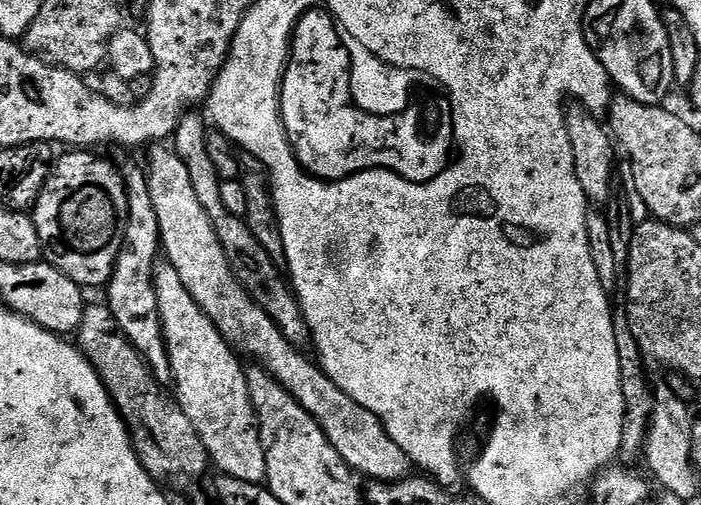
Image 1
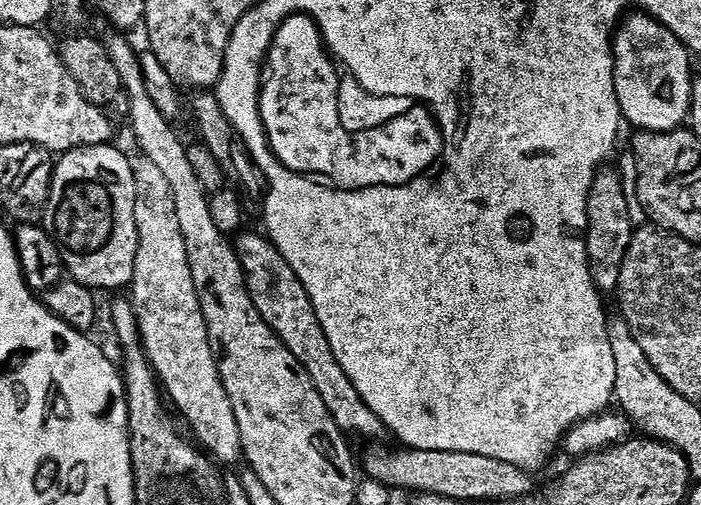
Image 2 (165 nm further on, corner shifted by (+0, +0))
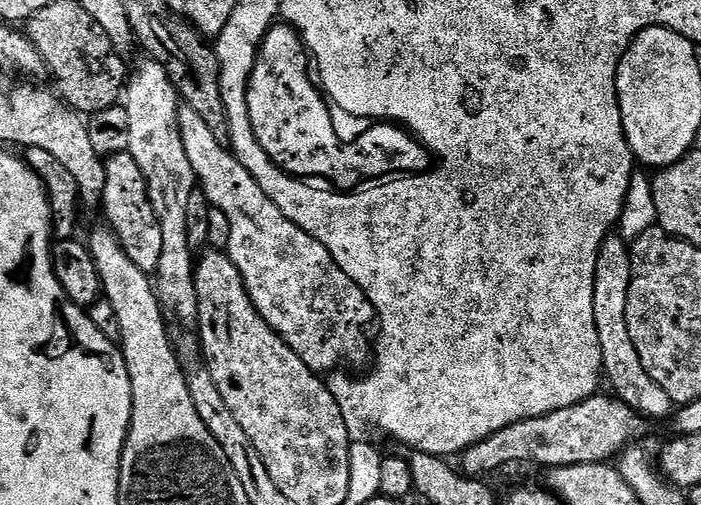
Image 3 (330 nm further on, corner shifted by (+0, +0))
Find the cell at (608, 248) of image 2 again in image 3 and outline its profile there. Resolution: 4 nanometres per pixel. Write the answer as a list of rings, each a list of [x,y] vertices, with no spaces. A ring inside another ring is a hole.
[[[609,234],[598,250],[598,260],[594,270],[594,326],[598,326],[598,342],[602,346],[603,375],[606,384],[613,388],[615,399],[622,400],[626,406],[649,421],[671,417],[674,412],[672,399],[646,374],[642,358],[630,338],[630,326],[626,326],[626,298],[630,290],[632,273],[632,254],[629,241],[620,234]]]

